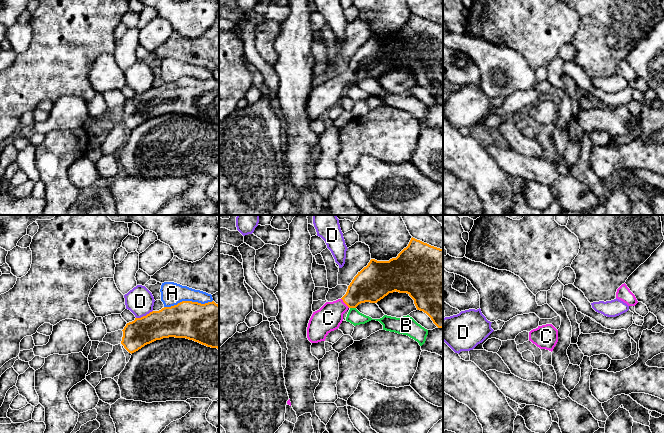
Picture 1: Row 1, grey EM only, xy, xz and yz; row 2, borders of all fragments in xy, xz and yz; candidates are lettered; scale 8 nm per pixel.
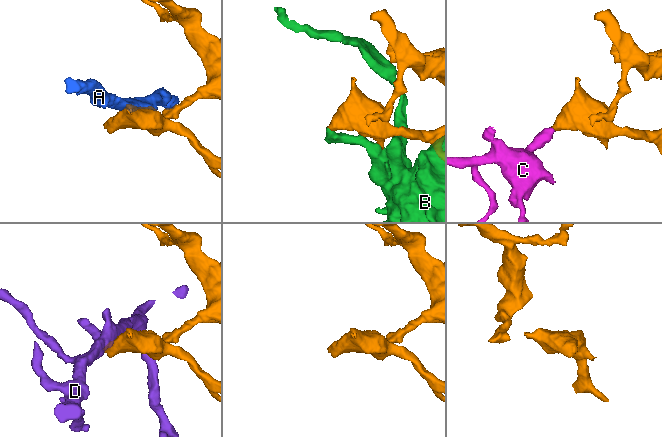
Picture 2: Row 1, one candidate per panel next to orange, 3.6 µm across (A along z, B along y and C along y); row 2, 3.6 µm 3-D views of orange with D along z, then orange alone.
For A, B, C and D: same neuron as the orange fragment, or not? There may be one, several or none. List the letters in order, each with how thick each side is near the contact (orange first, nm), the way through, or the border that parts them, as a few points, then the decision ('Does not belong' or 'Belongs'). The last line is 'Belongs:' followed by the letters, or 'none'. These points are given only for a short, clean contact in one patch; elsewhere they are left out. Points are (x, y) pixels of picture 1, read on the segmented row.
A: Thickness 340 nm (orange) against 180 nm. Does not belong
B: Thickness 280 nm (orange) against 110 nm. Does not belong
C: Thickness 280 nm (orange) against 220 nm. Path across: xz (370, 285), (361, 289), (345, 303), (328, 318). Belongs
D: Thickness 240 nm (orange) against 220 nm. Does not belong
Belongs: C

